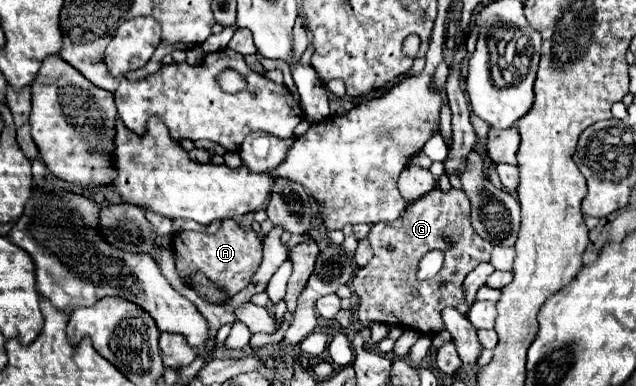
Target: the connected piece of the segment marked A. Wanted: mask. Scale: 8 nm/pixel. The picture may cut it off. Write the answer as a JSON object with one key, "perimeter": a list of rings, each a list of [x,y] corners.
{"perimeter":[[[226,219],[222,221],[216,233],[194,233],[186,231],[173,236],[174,255],[176,255],[176,269],[184,277],[188,273],[202,273],[208,279],[216,279],[230,297],[240,293],[248,283],[254,271],[262,261],[262,243],[252,229],[242,229],[236,221]]]}

